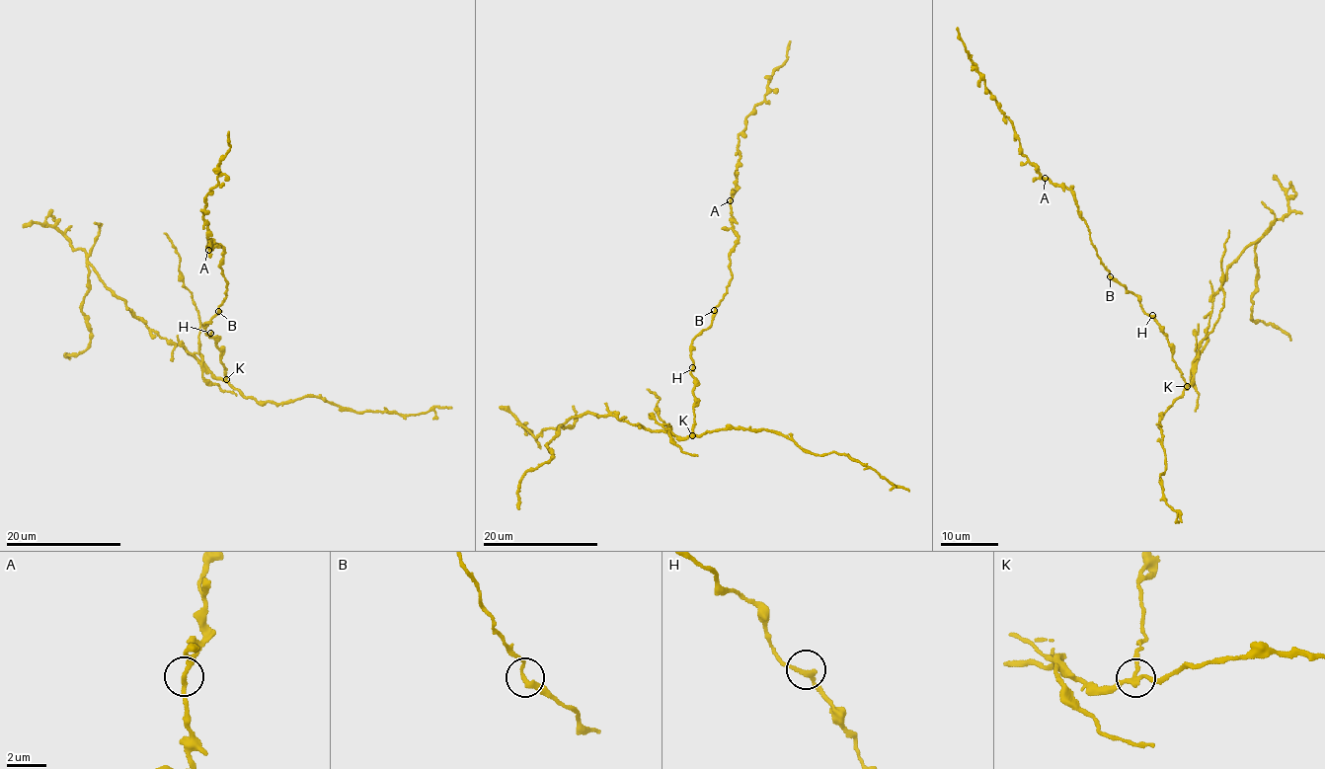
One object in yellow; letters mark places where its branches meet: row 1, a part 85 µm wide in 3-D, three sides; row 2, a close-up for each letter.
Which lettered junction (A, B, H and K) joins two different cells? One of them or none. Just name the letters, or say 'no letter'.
K

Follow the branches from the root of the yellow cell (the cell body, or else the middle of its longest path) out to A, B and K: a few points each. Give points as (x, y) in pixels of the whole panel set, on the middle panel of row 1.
A: (692, 367), (691, 343), (712, 323), (732, 275), (730, 254), (738, 238), (732, 227), (730, 200)
B: (692, 367), (691, 343), (712, 323), (714, 310)
K: (692, 367), (695, 422), (692, 434)

